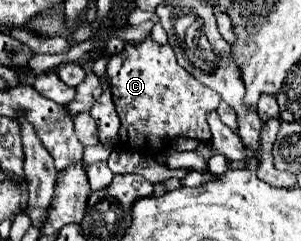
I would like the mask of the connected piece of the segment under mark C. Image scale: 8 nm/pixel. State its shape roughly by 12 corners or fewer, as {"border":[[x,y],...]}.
{"border":[[147,38],[107,60],[119,146],[209,140],[221,102]]}

